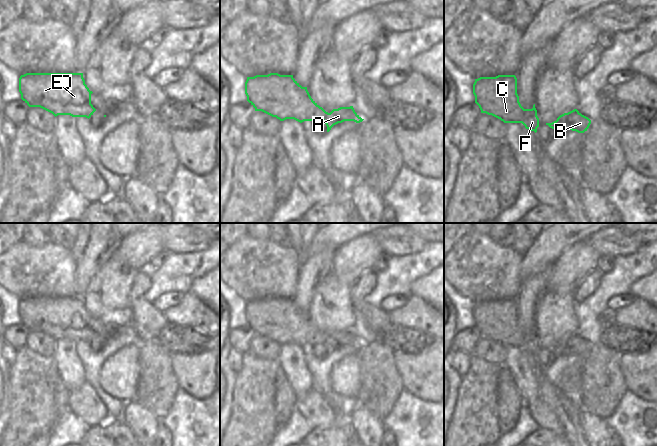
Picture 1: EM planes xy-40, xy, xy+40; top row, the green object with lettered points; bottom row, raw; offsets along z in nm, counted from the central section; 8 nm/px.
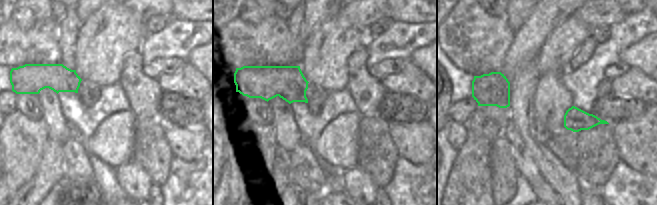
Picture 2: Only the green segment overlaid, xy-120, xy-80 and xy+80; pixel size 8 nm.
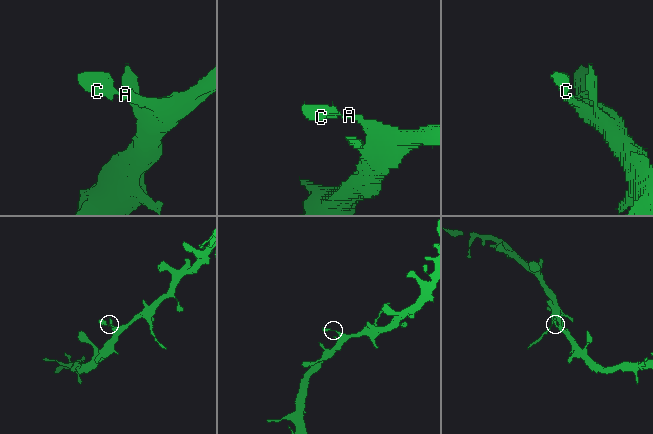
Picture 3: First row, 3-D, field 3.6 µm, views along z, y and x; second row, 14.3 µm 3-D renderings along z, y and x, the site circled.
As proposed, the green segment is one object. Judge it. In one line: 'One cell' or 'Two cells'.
One cell

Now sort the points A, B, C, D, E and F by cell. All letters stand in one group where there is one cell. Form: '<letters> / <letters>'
A B C D E F

